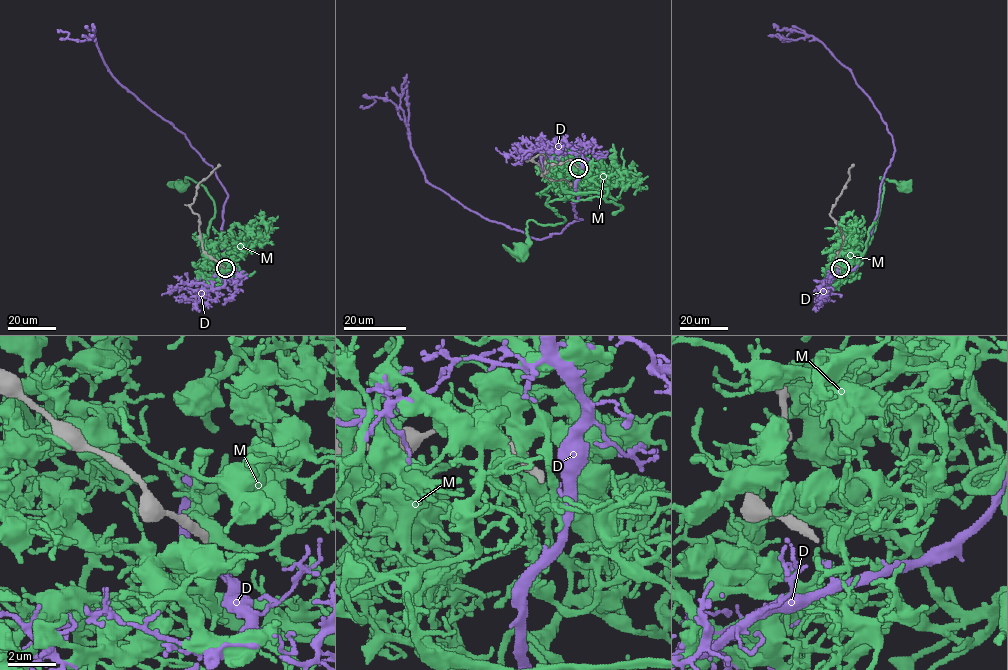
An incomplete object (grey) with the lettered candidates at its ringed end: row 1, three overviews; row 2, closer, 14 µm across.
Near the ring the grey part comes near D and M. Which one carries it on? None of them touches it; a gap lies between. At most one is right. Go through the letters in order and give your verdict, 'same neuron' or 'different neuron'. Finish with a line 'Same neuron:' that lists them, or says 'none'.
D: different neuron
M: different neuron
Same neuron: none

